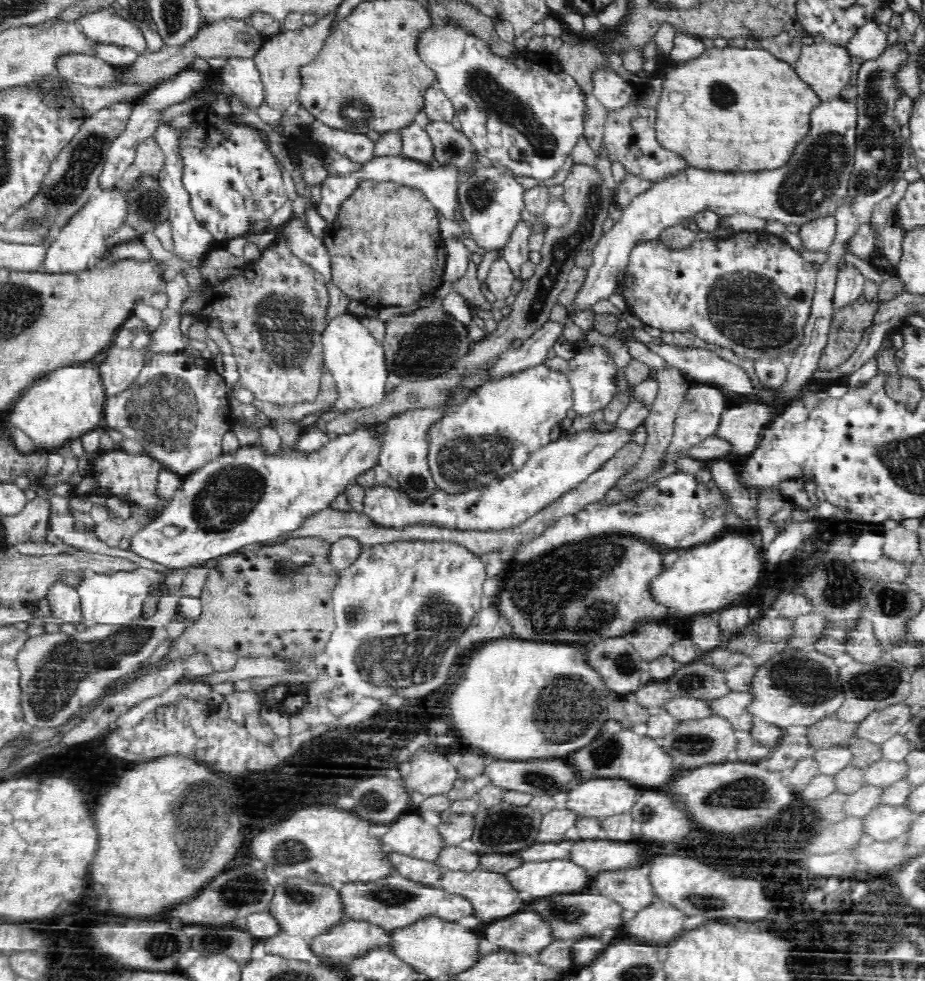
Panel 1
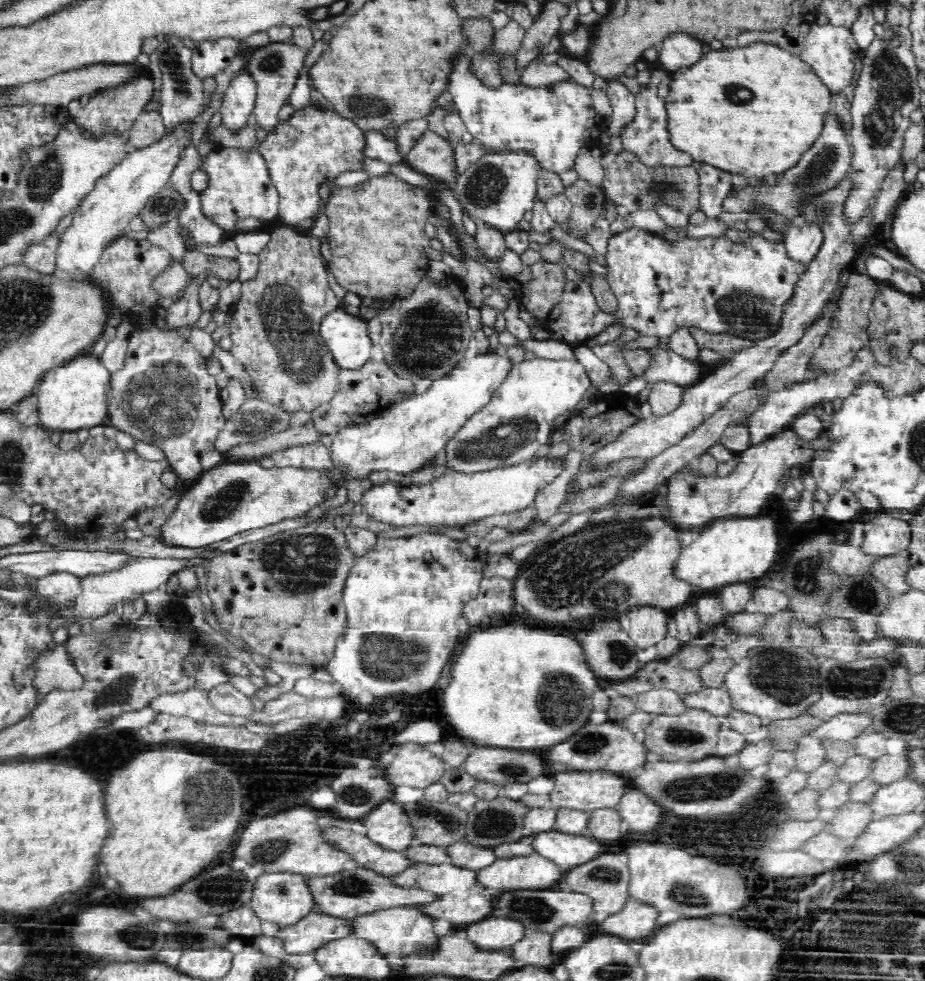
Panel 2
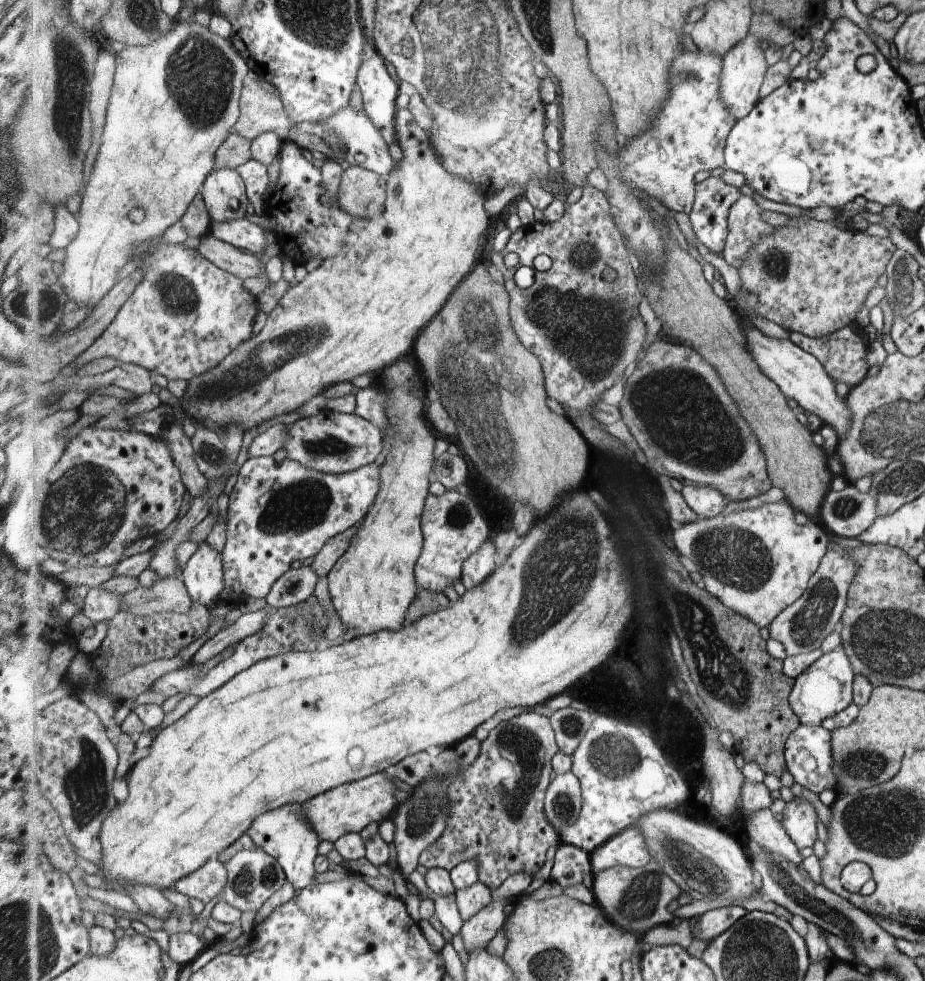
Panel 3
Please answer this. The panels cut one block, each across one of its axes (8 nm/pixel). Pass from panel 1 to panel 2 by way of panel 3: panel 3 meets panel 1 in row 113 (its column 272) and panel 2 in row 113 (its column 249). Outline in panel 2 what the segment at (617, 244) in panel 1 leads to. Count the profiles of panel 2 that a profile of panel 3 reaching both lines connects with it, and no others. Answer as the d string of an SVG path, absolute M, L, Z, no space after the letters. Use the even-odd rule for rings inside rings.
M832 111L828 114L826 122L824 122L822 136L819 136L816 142L802 155L802 158L794 168L781 175L775 174L773 179L757 180L751 178L750 180L747 179L747 183L744 186L732 186L732 189L723 200L722 208L724 212L744 212L752 198L759 198L778 214L794 218L794 216L800 214L798 208L800 208L800 202L806 196L836 187L837 183L840 183L850 170L851 145L849 136L846 136L837 115Z

